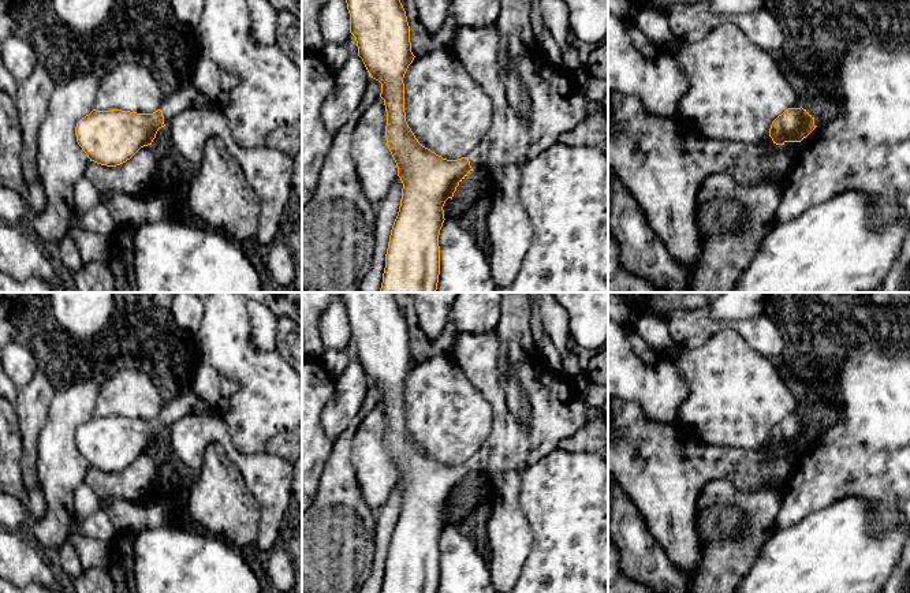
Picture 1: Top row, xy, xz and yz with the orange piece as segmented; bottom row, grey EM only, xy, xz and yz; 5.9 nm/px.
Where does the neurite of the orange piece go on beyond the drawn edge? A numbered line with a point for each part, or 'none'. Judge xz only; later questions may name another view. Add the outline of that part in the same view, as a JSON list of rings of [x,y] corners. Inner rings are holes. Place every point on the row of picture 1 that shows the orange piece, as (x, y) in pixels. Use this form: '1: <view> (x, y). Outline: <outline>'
1: xz (477, 156). Outline: [[[482,141],[477,148],[474,148],[469,154],[467,158],[470,161],[470,165],[473,169],[480,168],[480,165],[484,163],[485,156],[488,152],[488,143],[485,141]]]

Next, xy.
1: xy (181, 99). Outline: [[[187,78],[183,79],[182,85],[172,90],[161,104],[160,109],[164,116],[164,124],[167,124],[175,115],[191,108],[194,98],[198,94],[199,92],[191,85],[191,82]]]

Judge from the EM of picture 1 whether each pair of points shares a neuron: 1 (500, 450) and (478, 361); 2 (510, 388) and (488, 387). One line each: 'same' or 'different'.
1: same
2: different

